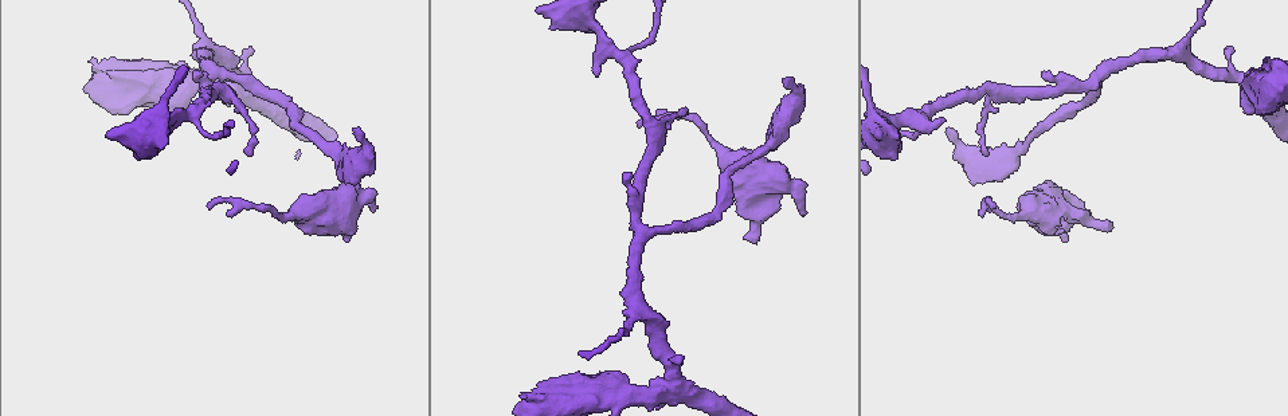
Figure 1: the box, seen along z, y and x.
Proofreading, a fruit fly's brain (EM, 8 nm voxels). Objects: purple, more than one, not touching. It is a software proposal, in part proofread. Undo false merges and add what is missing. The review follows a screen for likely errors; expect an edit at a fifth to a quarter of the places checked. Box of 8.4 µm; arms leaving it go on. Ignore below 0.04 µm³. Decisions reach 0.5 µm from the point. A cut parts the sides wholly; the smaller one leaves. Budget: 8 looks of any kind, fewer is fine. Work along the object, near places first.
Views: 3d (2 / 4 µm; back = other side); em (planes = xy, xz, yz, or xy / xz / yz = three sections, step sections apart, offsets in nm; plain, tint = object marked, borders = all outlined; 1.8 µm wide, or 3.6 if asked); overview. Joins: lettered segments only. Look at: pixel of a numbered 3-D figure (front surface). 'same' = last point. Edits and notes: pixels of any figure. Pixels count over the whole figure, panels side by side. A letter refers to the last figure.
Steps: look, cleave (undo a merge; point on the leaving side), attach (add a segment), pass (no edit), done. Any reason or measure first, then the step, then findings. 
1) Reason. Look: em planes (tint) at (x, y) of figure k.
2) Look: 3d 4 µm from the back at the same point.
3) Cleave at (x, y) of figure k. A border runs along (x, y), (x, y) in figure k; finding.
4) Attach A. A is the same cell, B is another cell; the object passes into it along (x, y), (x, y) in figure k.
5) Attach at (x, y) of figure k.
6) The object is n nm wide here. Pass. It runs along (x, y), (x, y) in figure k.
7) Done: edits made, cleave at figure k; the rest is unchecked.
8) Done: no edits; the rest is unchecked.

An open end. Look: em planes (tint) at (803, 214) of figure 1.

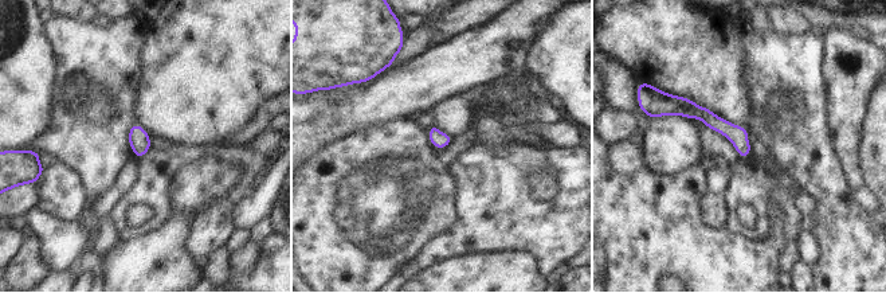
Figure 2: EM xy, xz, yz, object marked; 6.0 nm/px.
Look: em planes (borders) at the same point.

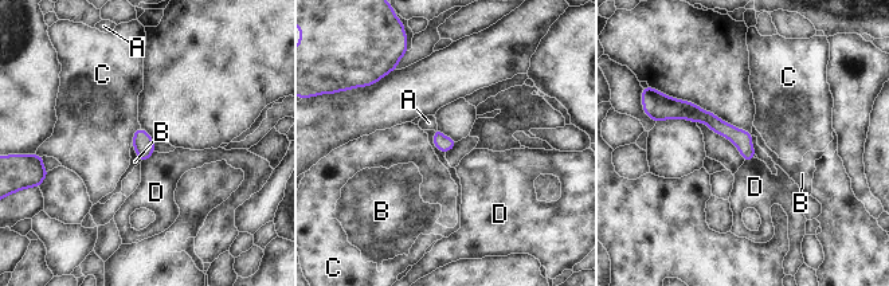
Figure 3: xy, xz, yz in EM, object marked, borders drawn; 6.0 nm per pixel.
Pass. A, B, C and D are other cells; it runs along (678, 105), (728, 130), (751, 155) in figure 3; no lettered segment goes on from it.

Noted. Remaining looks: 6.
Branch stops here. Look: 3d 2 µm at (1225, 48) of figure 1.

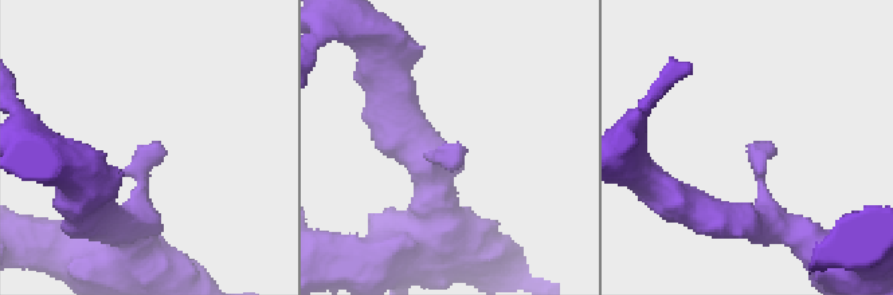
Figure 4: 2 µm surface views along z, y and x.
Now the EM. Look: em xy step 16 (tint) at (755, 151) of figure 4.

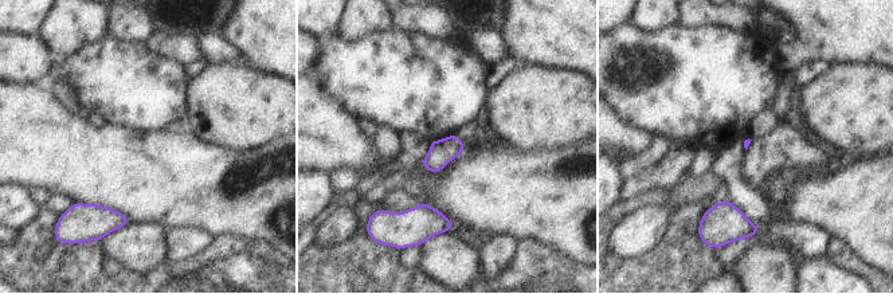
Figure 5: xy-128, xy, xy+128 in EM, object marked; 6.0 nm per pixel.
Another direction. Look: em planes (borders) at the same point.

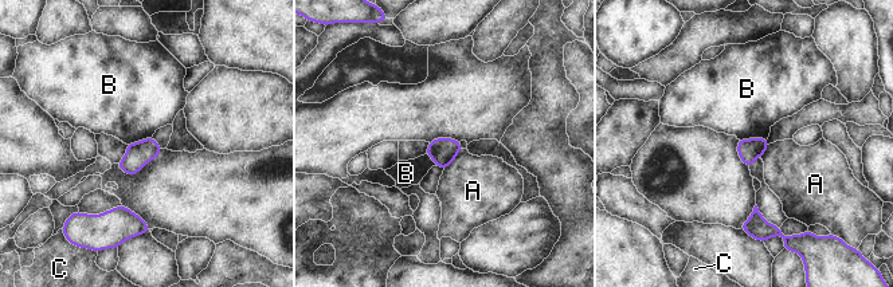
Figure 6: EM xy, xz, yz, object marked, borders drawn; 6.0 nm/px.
The object is 140 nm wide here. Pass. A, B and C are other cells; none of them fits.

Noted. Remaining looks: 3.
Branch stops here. Look: 3d 4 µm at (945, 119) of figure 1.

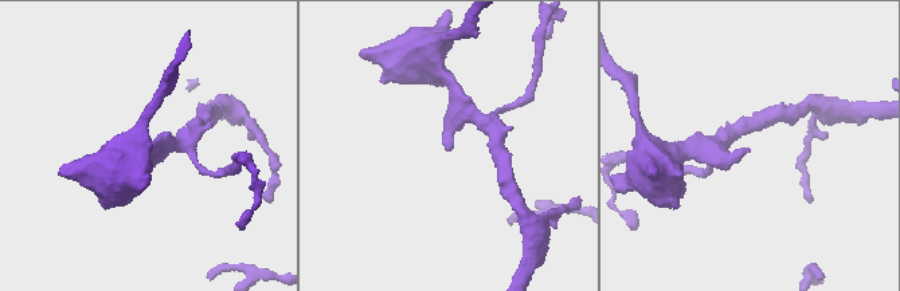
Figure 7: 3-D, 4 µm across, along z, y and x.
Shape alone is not enough. Look: em planes (borders) at (450, 147) of figure 7.

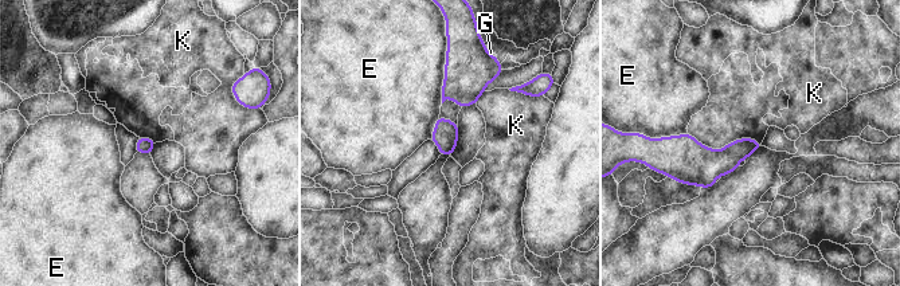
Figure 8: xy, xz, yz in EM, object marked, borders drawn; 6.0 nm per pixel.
Pass. E, G and K are other cells; a border runs along (446, 53), (441, 102) in figure 8; none of them fits.

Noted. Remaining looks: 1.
Done: no edits; the rest is unchecked.

